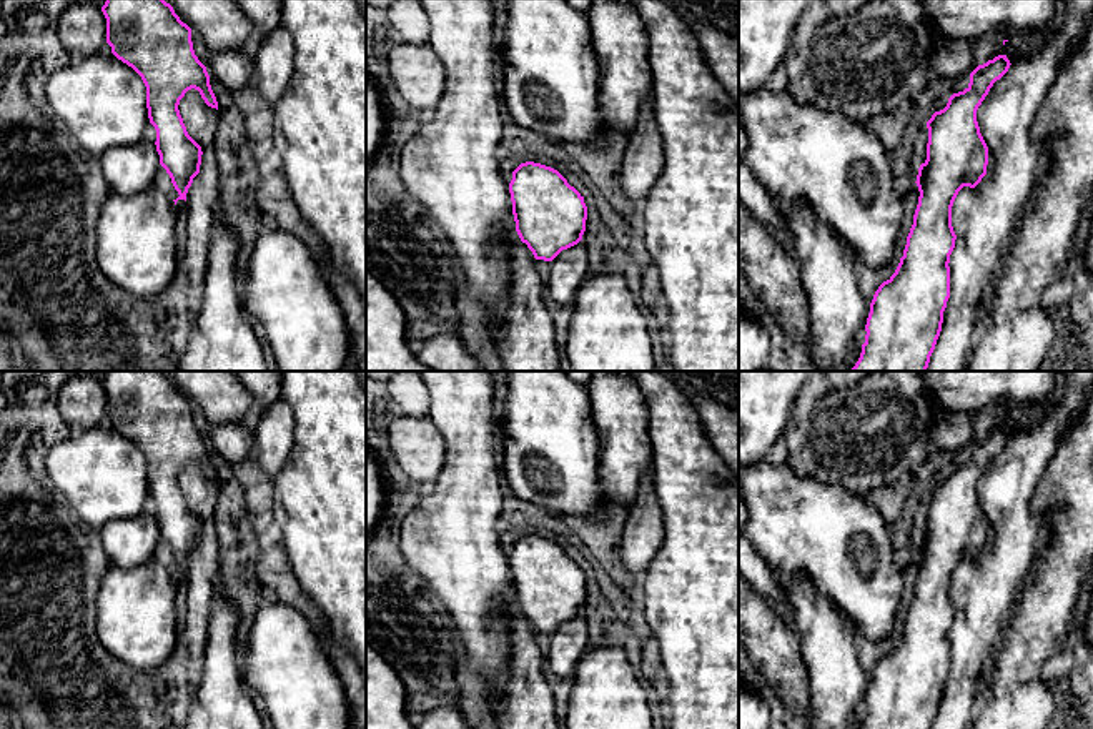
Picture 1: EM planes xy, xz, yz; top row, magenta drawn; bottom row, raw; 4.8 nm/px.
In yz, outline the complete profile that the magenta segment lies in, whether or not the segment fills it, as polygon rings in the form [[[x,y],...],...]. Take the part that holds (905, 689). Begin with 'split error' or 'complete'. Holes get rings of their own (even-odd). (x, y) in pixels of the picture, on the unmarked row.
complete | [[[1006,428],[978,438],[970,446],[968,459],[953,466],[947,479],[935,484],[927,494],[927,533],[920,538],[915,554],[920,569],[913,598],[895,646],[873,667],[860,729],[932,729],[950,671],[948,636],[957,612],[952,599],[952,579],[963,559],[975,561],[987,548],[988,519],[980,506],[977,483],[1010,438]]]

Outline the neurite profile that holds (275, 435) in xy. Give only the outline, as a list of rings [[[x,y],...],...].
[[[235,371],[256,403],[263,404],[263,414],[255,429],[255,458],[261,469],[273,479],[288,461],[294,444],[296,419],[289,403],[283,398],[283,371]]]

